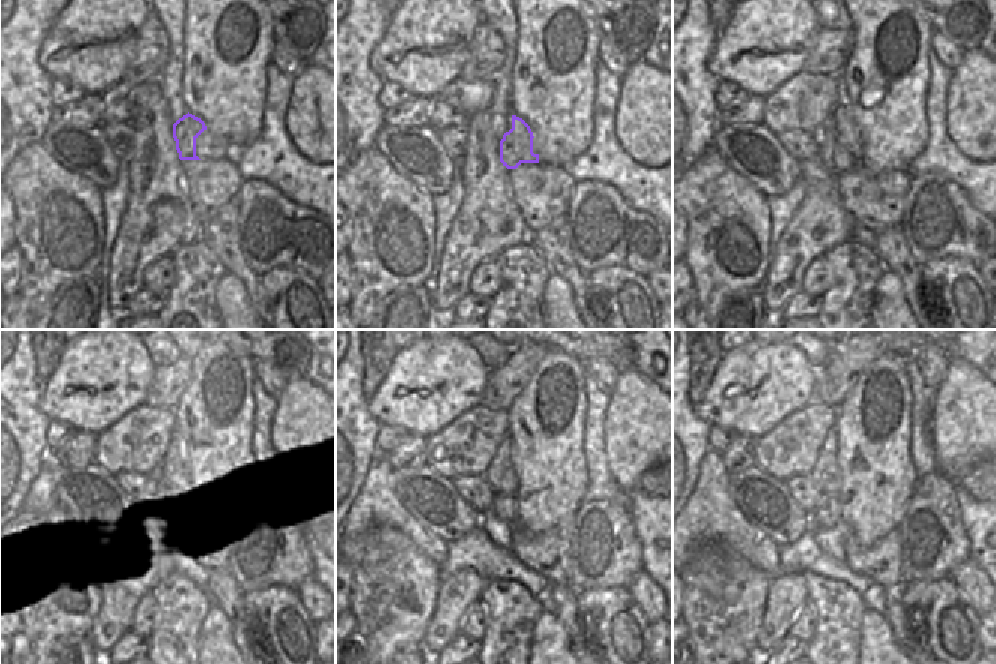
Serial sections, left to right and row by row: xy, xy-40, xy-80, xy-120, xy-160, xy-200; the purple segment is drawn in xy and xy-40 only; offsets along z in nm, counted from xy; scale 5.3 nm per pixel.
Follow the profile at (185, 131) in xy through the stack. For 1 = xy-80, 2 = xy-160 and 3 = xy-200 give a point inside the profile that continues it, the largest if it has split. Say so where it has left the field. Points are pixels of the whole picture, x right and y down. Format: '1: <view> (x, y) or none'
1: xy-80 (848, 155)
2: xy-160 (503, 505)
3: xy-200 (828, 513)

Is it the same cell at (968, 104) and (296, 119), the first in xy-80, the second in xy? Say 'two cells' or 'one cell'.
one cell

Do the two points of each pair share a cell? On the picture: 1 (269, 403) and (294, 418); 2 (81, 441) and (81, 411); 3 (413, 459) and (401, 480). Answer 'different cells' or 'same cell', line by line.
1: different cells
2: different cells
3: different cells

